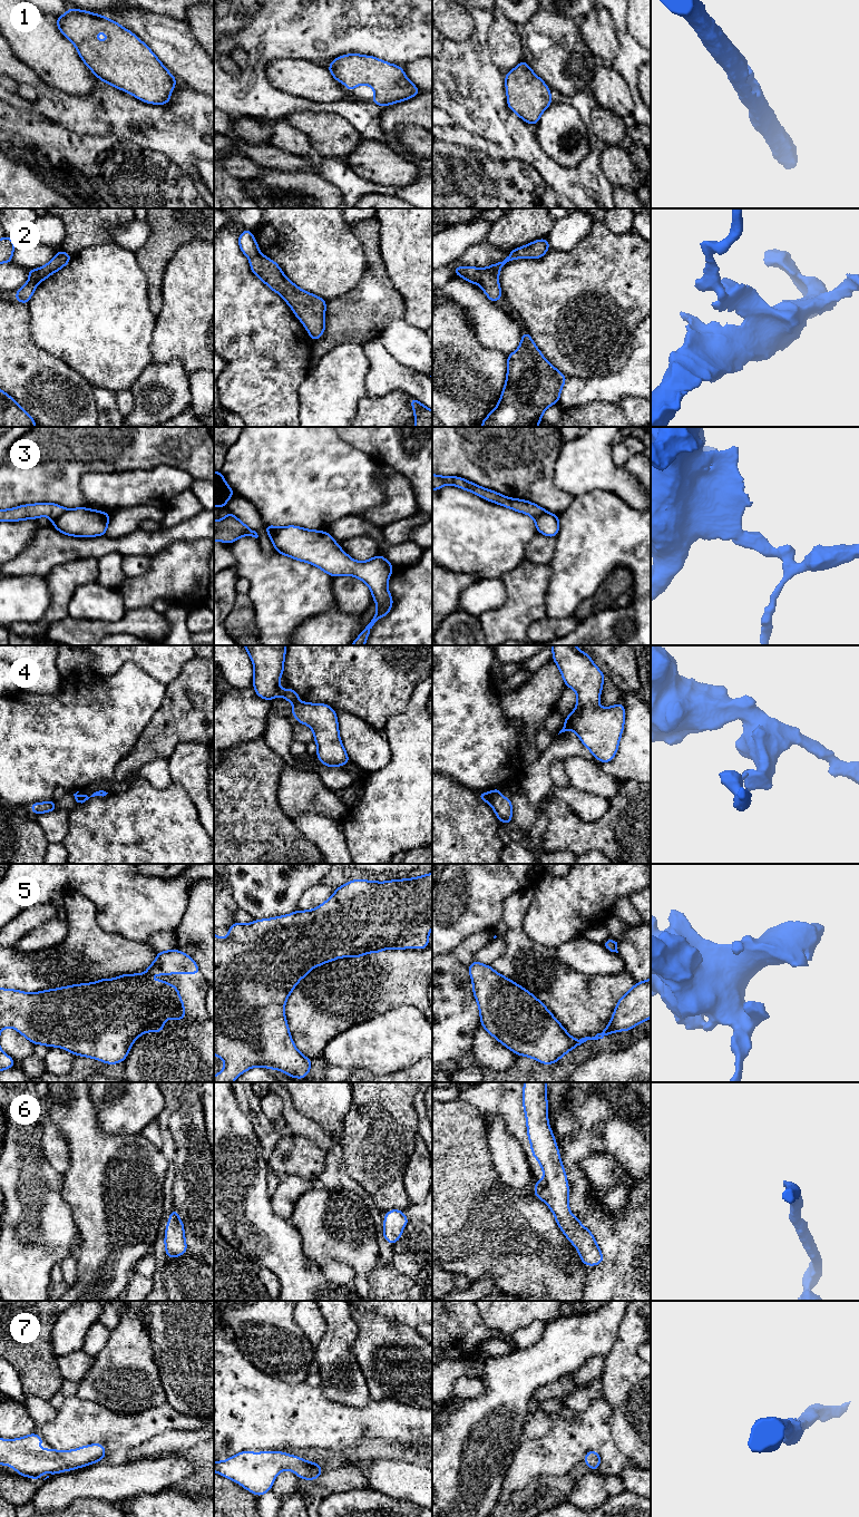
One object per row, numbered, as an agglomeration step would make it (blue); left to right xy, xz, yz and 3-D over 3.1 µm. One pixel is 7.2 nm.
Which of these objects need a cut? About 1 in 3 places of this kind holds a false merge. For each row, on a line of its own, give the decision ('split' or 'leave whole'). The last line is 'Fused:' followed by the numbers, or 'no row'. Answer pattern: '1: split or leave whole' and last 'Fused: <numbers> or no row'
1: leave whole
2: split
3: split
4: split
5: leave whole
6: leave whole
7: leave whole
Fused: 2, 3, 4

